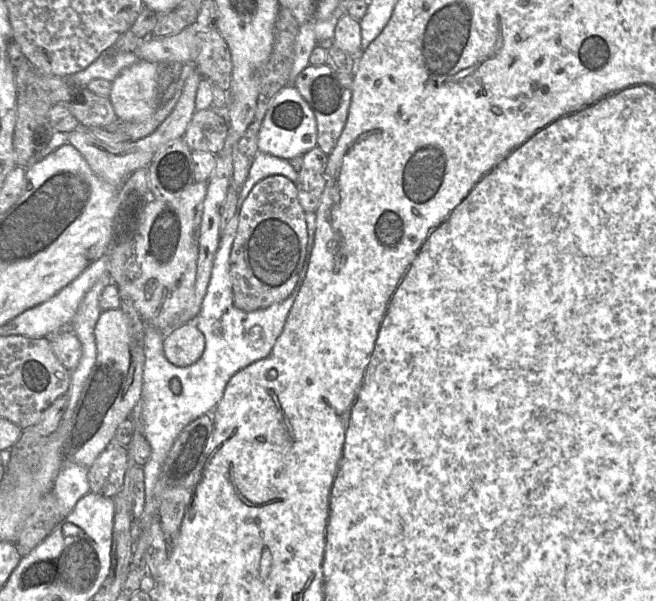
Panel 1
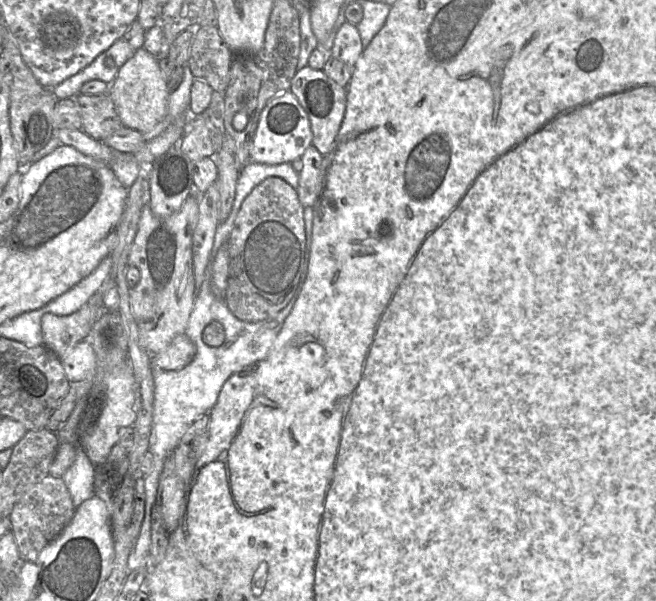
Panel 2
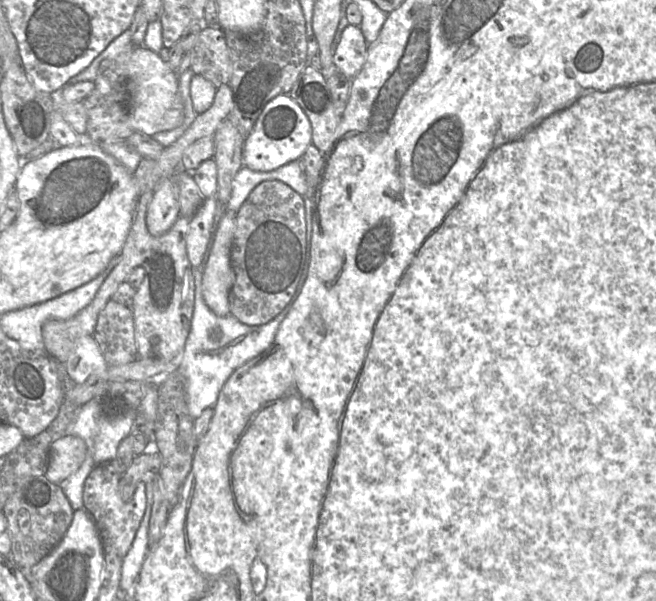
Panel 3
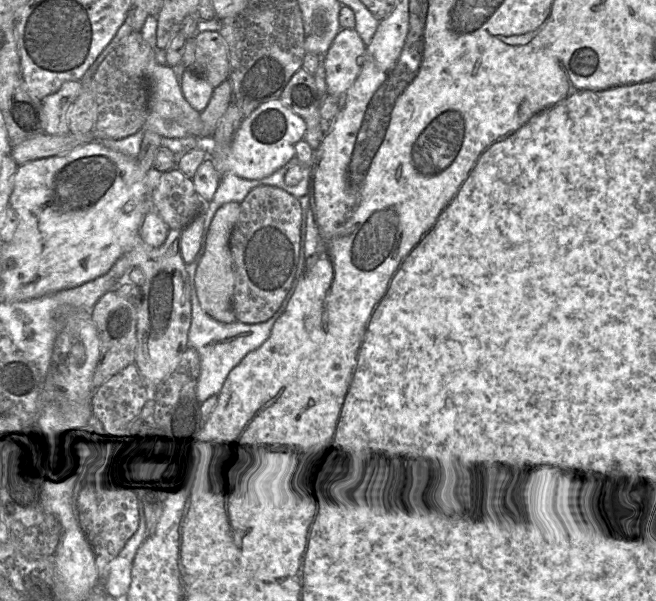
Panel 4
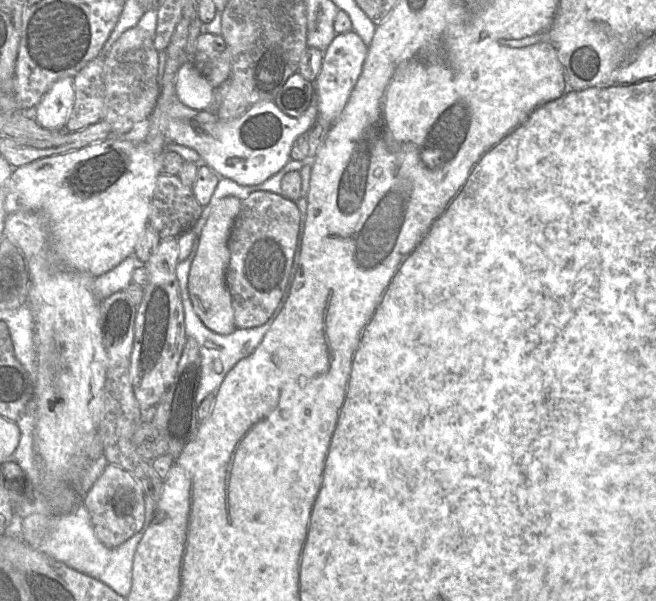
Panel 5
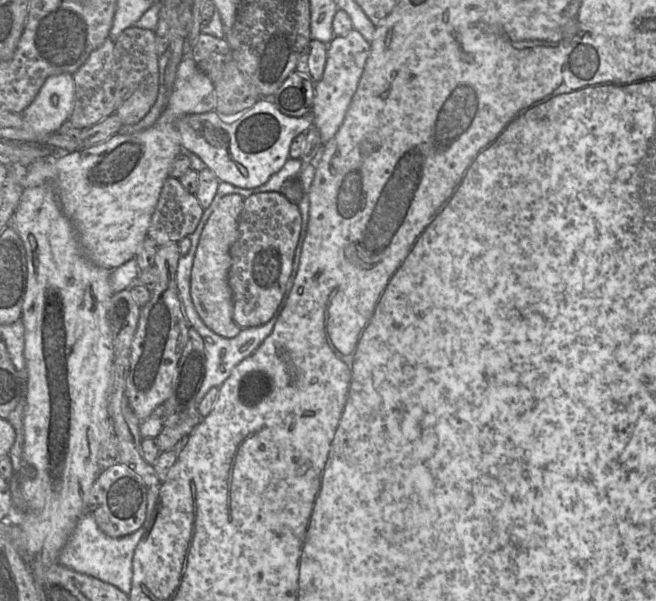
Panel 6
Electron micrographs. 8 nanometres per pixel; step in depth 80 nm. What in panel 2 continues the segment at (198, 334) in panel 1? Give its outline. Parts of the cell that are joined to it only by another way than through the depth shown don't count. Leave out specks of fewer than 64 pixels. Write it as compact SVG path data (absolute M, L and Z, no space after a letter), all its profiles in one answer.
M186 334L176 336L161 353L150 355L150 367L158 366L162 370L180 370L189 365L196 356L196 347Z

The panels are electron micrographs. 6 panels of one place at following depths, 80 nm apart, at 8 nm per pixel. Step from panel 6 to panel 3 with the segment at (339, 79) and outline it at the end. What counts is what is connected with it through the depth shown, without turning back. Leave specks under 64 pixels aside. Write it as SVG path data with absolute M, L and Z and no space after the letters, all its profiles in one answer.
M348 24L333 52L333 64L338 72L353 79L367 59L367 43L359 26Z

